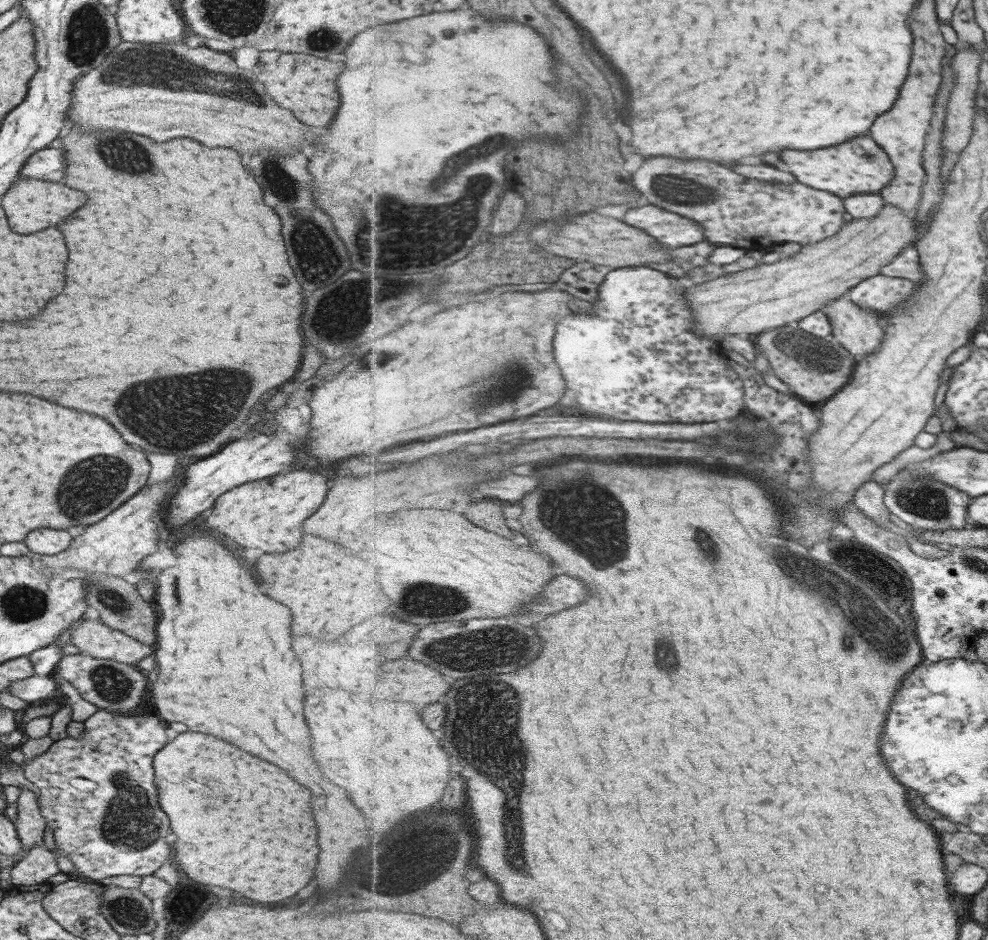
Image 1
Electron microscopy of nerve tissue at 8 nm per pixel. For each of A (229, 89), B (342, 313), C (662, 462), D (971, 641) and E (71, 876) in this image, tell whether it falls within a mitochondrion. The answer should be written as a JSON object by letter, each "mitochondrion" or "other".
{"A":"mitochondrion","B":"mitochondrion","C":"other","D":"other","E":"other"}

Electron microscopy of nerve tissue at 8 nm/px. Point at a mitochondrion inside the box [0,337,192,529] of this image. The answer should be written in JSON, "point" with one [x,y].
{"point":[93,487]}

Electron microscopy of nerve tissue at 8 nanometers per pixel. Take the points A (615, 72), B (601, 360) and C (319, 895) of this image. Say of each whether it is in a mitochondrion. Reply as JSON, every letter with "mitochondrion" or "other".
{"A":"other","B":"mitochondrion","C":"other"}

